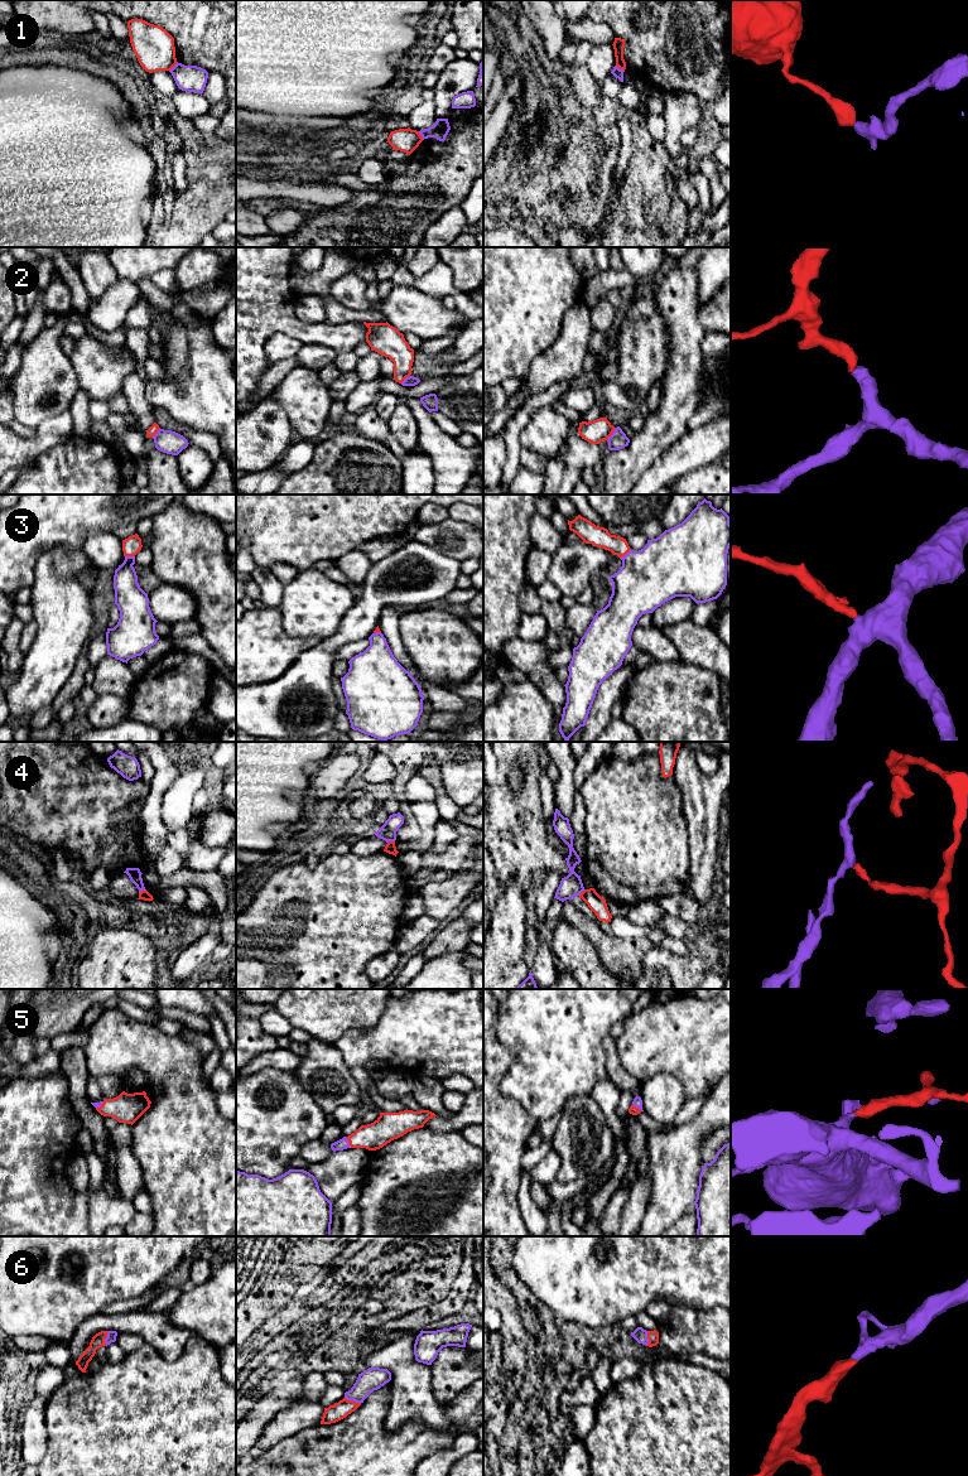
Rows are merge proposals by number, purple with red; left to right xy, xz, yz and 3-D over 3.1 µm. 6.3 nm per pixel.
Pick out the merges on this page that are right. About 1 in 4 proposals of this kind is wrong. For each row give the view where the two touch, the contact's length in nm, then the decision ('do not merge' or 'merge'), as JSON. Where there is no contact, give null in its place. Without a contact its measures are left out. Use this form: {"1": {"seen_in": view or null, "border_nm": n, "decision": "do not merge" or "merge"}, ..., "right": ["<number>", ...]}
{"1": {"seen_in": "xy", "border_nm": 80, "decision": "do not merge"}, "2": {"seen_in": "yz", "border_nm": 110, "decision": "merge"}, "3": {"seen_in": "yz", "border_nm": 90, "decision": "merge"}, "4": {"seen_in": "xy", "border_nm": 50, "decision": "do not merge"}, "5": {"seen_in": "xz", "border_nm": 80, "decision": "merge"}, "6": {"seen_in": "xz", "border_nm": 120, "decision": "merge"}, "right": ["2", "3", "5", "6"]}

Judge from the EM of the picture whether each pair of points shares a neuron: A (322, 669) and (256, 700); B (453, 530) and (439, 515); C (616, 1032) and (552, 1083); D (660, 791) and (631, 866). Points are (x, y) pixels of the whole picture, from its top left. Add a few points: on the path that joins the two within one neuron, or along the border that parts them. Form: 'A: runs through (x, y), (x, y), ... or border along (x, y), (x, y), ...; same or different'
A: runs through (306, 681), (289, 688), (279, 696), (273, 696); same
B: border along (448, 516), (438, 522), (420, 526); different
C: border along (622, 1021), (617, 1021), (608, 1033); different
D: runs through (641, 810), (636, 815), (636, 847); same

